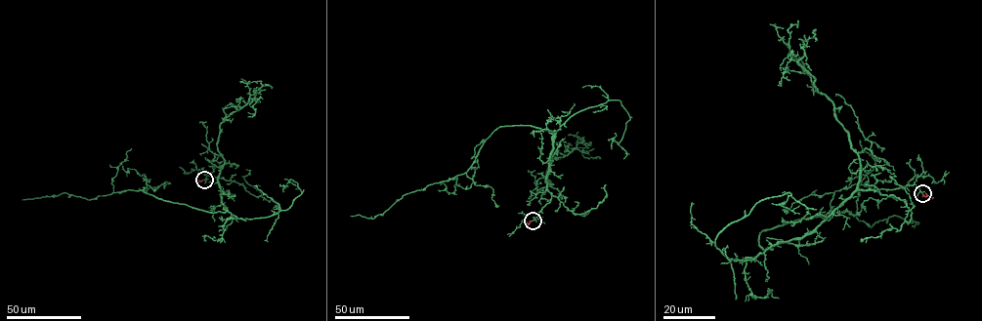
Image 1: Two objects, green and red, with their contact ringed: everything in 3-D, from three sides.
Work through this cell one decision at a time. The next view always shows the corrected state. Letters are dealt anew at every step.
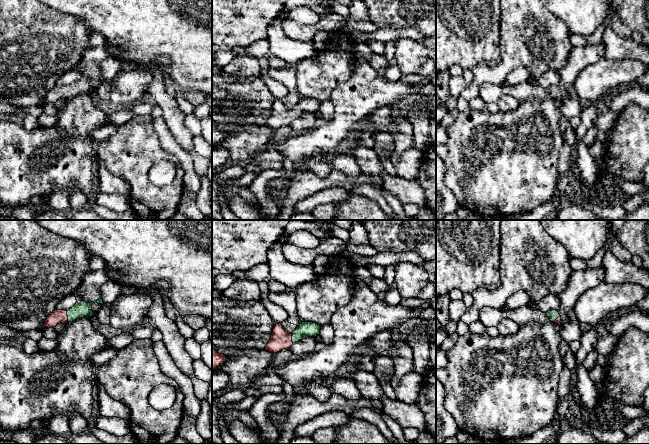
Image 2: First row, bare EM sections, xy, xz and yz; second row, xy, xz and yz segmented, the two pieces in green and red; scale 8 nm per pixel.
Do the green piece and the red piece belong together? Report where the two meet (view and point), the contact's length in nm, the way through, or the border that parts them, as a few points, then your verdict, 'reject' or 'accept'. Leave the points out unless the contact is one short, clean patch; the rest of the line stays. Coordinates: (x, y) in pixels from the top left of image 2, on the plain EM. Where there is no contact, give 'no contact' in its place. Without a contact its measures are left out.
contact xy (67, 91); length 90 nm; accept

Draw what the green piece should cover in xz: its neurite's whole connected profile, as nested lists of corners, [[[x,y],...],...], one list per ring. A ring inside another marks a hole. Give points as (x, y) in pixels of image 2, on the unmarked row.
[[[302,98],[295,107],[288,109],[281,99],[278,99],[273,103],[271,114],[266,120],[265,126],[275,130],[283,125],[291,124],[299,116],[307,113],[316,113],[320,110],[320,105],[321,102],[316,99]]]

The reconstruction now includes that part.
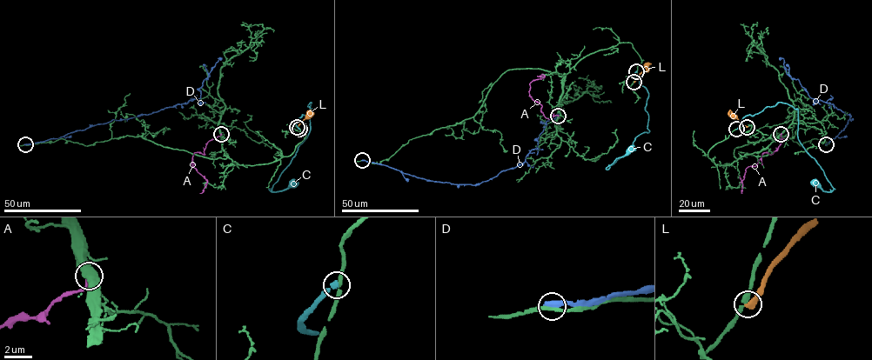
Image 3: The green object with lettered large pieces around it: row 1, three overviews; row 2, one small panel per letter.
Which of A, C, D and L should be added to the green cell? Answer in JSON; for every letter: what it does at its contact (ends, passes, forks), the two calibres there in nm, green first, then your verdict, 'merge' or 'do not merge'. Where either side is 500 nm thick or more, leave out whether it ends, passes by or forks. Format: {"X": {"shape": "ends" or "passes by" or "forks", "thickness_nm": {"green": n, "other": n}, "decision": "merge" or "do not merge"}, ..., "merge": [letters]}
{"A": {"shape": "ends", "thickness_nm": {"green": 440, "other": 420}, "decision": "do not merge"}, "C": {"shape": "ends", "thickness_nm": {"green": 240, "other": 280}, "decision": "do not merge"}, "D": {"thickness_nm": {"green": 240, "other": 550}, "decision": "do not merge"}, "L": {"shape": "ends", "thickness_nm": {"green": 280, "other": 440}, "decision": "do not merge"}, "merge": []}

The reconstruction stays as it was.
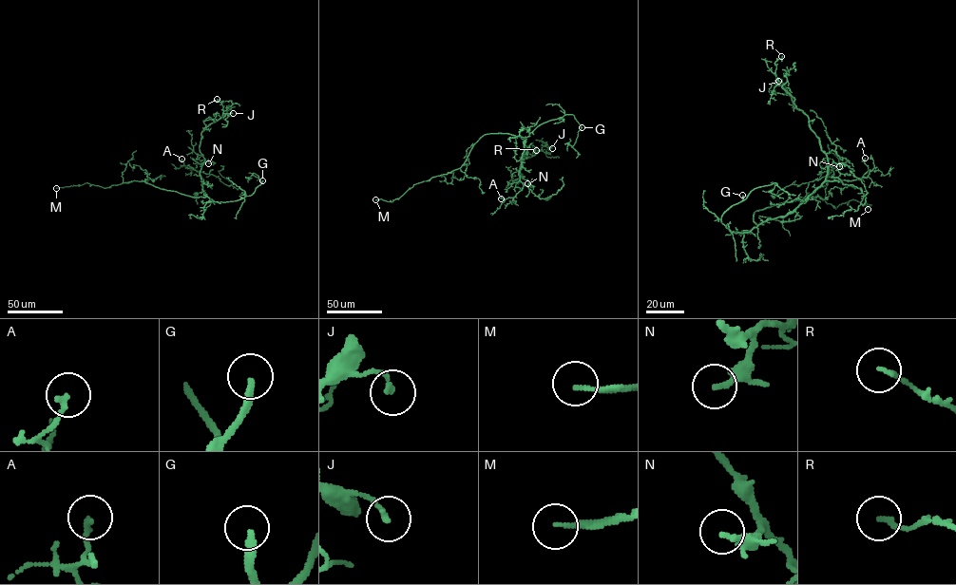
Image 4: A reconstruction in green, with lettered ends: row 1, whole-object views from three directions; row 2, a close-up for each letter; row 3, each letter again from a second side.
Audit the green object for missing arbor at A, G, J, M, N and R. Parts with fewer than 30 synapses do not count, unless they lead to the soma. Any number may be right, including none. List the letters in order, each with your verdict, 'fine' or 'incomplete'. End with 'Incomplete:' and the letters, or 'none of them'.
A: fine
G: incomplete
J: fine
M: incomplete
N: fine
R: fine
Incomplete: G, M

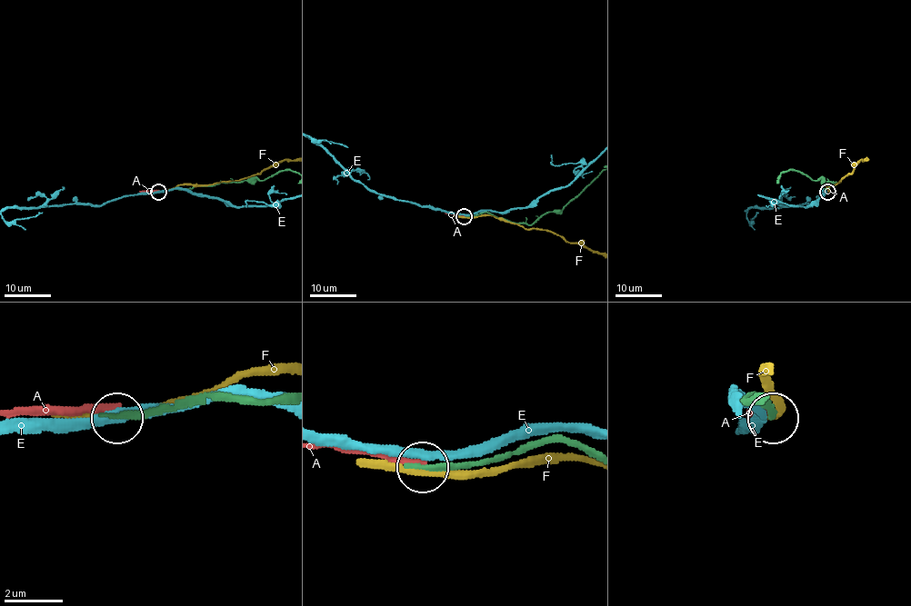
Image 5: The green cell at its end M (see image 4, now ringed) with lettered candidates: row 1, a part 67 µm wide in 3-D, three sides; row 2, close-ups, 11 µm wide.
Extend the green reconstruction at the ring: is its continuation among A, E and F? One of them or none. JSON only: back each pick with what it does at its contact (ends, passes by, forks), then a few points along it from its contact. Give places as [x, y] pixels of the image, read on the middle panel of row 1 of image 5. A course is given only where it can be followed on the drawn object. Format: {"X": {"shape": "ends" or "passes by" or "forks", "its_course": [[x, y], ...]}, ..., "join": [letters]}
{"join": []}

